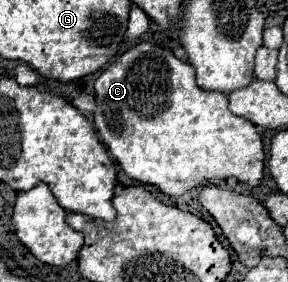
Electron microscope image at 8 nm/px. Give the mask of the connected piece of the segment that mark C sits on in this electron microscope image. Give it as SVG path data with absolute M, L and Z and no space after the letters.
M140 42L128 48L116 62L102 70L94 82L94 90L94 126L110 154L132 180L154 184L172 198L194 186L208 184L210 180L226 180L230 176L248 186L256 186L260 182L264 170L264 148L256 126L228 110L226 94L208 92L196 86L192 66L178 60L168 48L152 42Z

